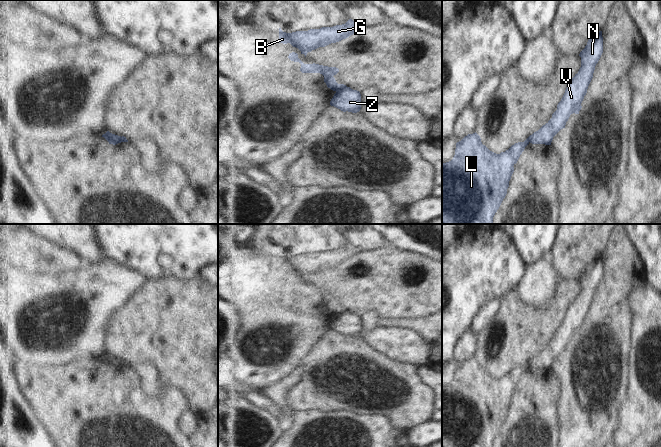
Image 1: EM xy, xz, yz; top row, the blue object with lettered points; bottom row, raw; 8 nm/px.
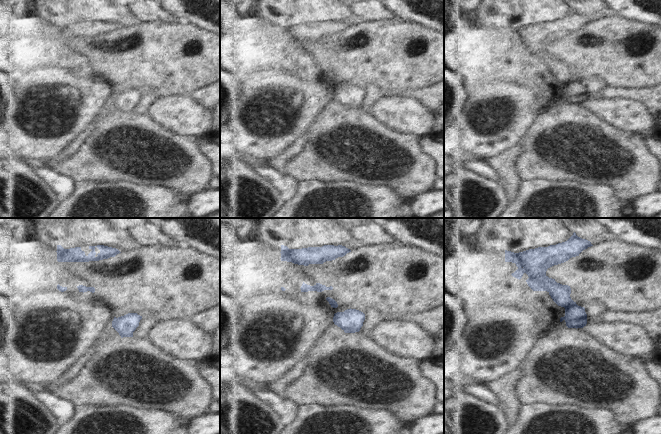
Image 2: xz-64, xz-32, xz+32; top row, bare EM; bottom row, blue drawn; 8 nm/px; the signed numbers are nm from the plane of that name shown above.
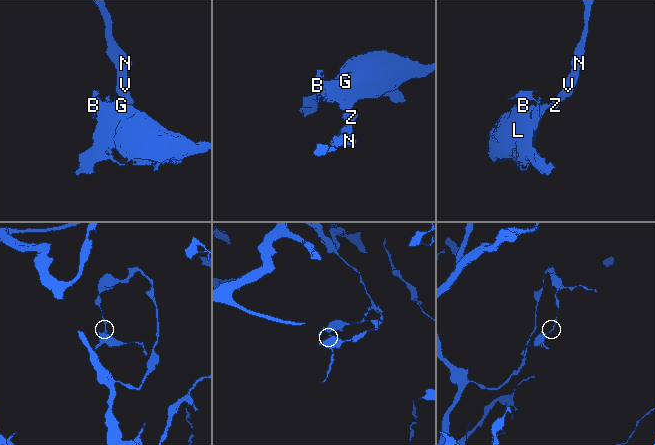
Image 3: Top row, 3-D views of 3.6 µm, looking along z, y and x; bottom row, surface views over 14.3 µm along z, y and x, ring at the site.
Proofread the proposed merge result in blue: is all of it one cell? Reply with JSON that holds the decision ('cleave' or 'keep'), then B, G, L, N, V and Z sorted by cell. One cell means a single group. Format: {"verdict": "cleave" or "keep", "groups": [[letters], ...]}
{"verdict": "cleave", "groups": [["B", "G", "L"], ["N", "V", "Z"]]}

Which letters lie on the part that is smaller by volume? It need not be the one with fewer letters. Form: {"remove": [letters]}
{"remove": ["B", "G", "L"]}

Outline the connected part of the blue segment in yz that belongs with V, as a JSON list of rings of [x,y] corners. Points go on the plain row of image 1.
[[[602,255],[596,256],[589,262],[587,269],[580,276],[581,291],[577,298],[568,306],[565,317],[557,329],[552,342],[538,355],[529,360],[532,368],[551,369],[553,361],[565,352],[571,338],[579,338],[581,327],[587,317],[588,310],[593,302],[595,290],[603,277]]]

